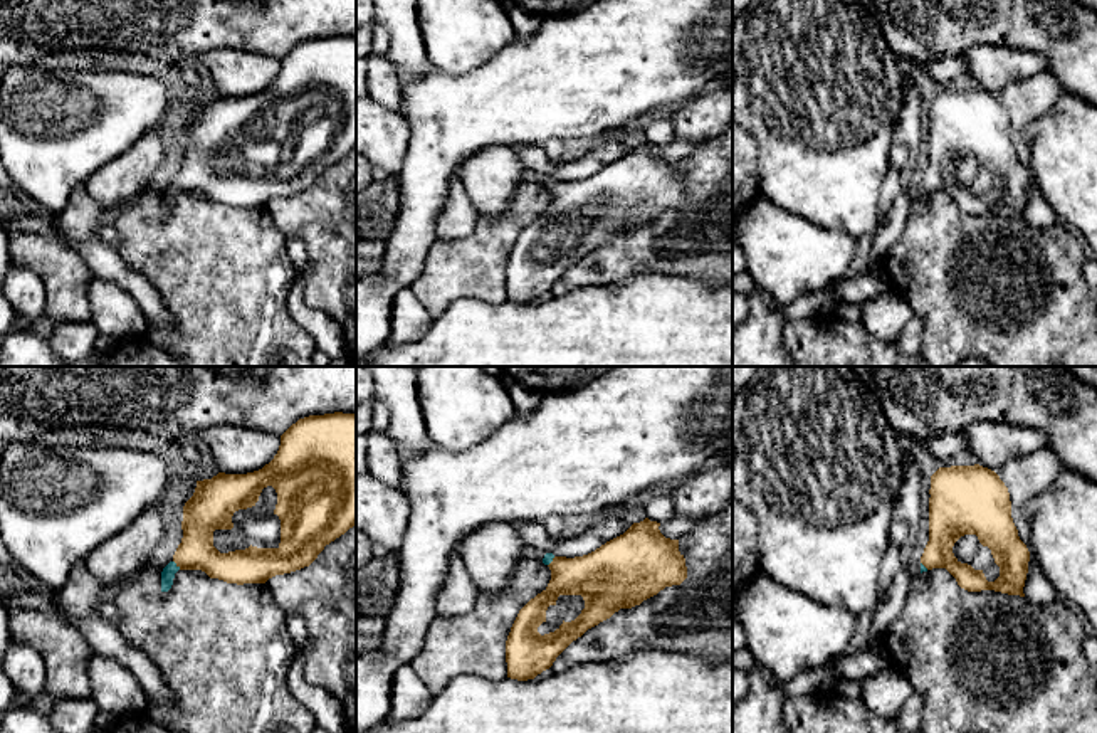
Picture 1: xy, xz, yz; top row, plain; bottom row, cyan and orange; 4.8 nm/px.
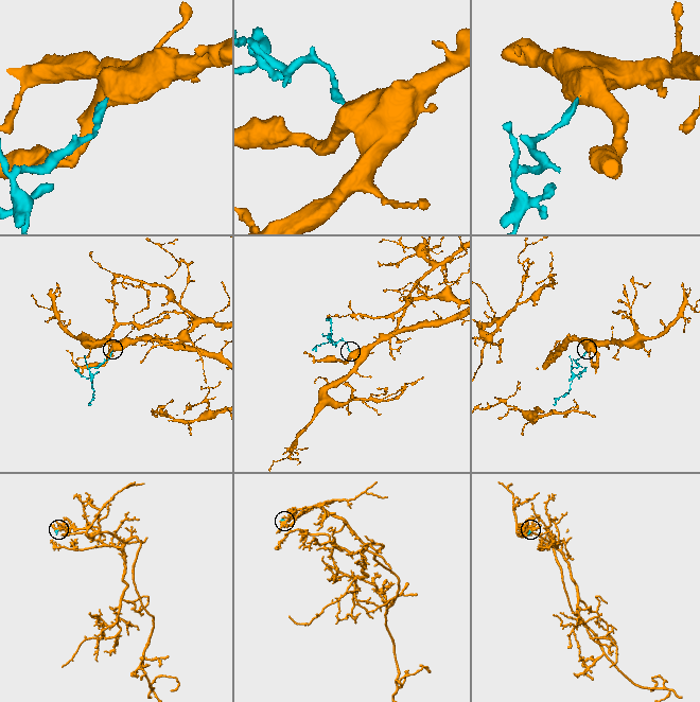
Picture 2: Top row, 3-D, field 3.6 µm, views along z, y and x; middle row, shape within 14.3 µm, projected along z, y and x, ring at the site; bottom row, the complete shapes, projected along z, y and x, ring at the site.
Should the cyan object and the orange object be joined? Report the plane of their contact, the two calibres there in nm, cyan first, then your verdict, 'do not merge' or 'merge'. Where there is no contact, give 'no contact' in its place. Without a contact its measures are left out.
xy | 70/170 nm | merge

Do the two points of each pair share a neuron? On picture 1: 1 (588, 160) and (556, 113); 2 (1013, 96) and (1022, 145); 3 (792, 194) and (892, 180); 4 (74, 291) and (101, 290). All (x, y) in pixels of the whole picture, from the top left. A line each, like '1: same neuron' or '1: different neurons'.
1: different neurons
2: same neuron
3: different neurons
4: different neurons

